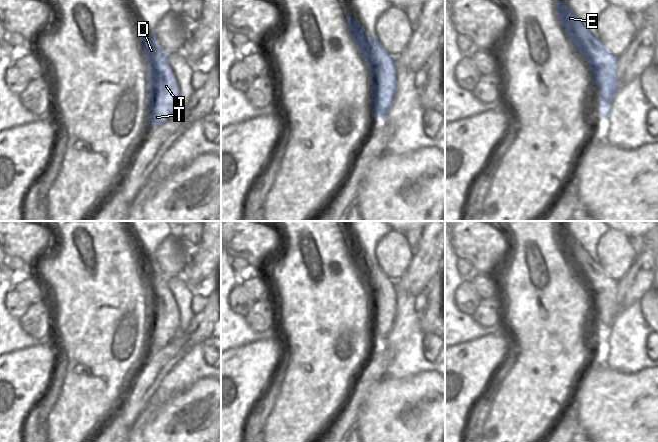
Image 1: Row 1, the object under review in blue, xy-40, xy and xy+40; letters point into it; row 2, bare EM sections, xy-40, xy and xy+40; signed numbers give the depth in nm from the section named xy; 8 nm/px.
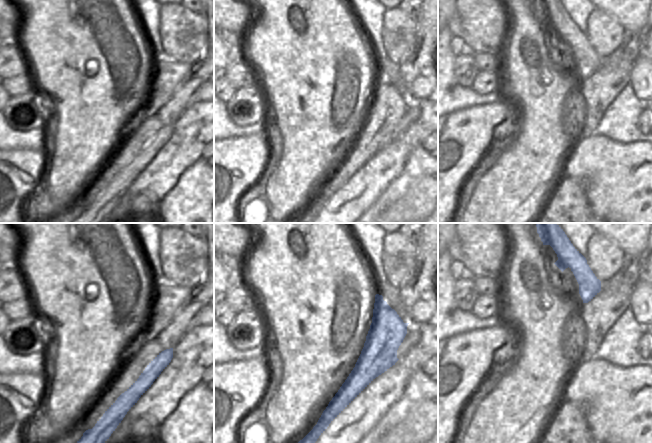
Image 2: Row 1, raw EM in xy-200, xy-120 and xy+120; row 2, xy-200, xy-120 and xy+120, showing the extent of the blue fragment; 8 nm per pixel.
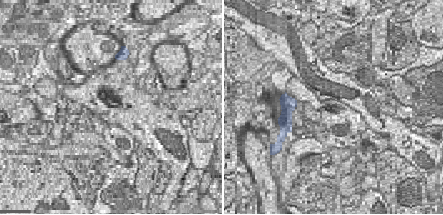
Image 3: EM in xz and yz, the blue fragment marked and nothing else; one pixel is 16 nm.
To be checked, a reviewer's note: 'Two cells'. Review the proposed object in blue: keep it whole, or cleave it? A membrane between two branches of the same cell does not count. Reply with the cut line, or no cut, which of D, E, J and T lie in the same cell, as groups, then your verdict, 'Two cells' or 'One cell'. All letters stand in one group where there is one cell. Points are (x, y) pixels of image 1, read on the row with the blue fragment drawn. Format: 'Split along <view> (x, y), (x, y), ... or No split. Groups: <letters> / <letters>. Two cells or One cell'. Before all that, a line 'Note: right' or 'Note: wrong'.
Note: wrong
No split. Groups: D E J T. One cell.

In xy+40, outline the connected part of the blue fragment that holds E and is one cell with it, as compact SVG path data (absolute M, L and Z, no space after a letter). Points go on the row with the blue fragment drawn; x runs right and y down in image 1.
M558 1L557 13L572 43L586 59L592 73L592 85L598 85L598 104L600 117L608 117L612 98L618 90L616 66L618 57L608 52L606 47L595 37L574 14L565 1Z

